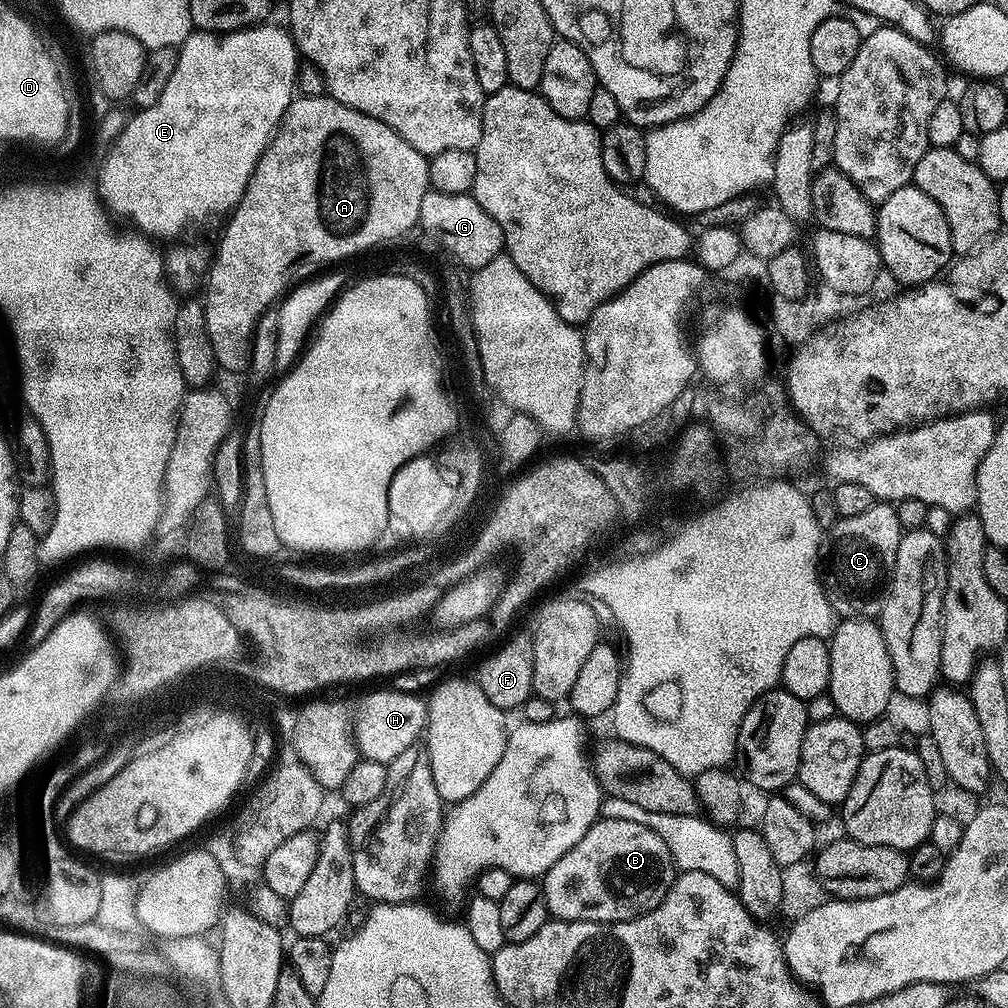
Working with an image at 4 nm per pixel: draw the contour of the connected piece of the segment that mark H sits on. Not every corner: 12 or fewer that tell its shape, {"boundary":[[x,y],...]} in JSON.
{"boundary":[[372,692],[354,735],[365,760],[389,764],[420,744],[428,705]]}

